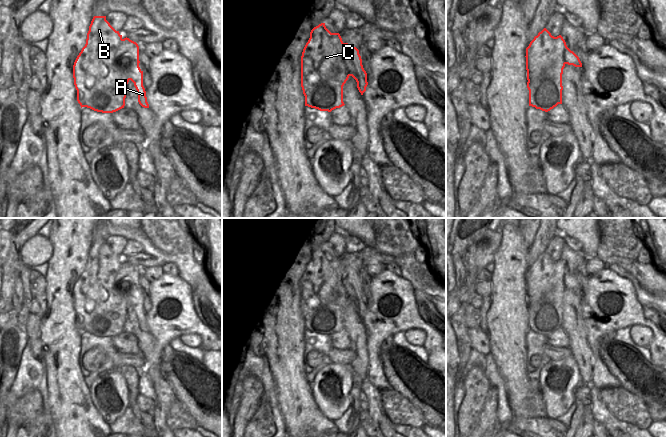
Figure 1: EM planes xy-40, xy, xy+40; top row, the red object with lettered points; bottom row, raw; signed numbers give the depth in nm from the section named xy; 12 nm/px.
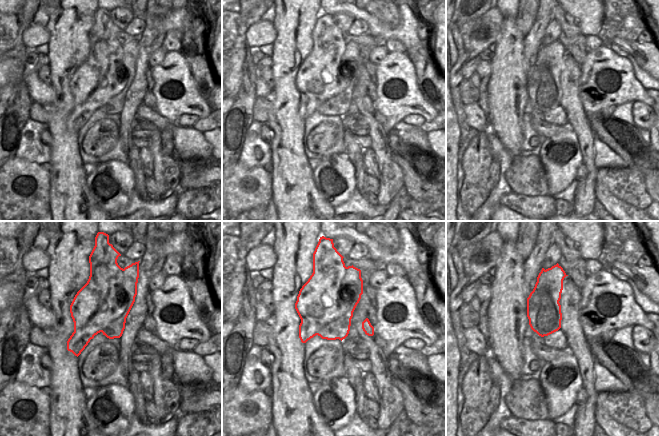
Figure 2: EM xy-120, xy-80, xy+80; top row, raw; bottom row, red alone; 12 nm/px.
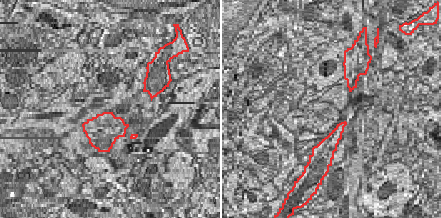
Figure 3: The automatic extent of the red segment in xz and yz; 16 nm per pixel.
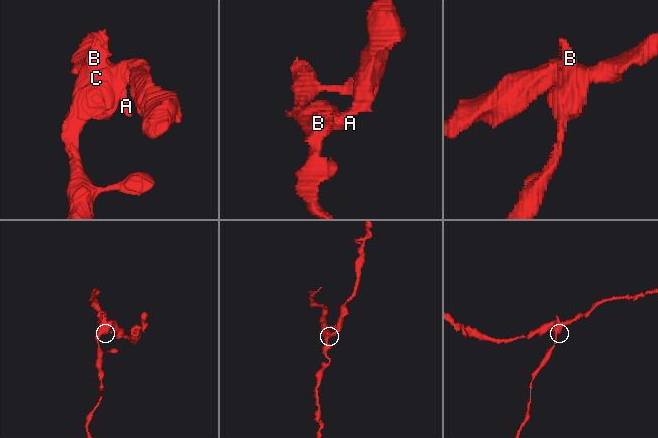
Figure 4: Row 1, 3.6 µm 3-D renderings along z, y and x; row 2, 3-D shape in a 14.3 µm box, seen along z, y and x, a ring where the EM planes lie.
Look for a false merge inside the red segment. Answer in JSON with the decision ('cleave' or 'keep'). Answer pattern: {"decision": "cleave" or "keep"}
{"decision": "cleave"}

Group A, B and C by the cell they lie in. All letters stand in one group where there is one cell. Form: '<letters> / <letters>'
A / B C

